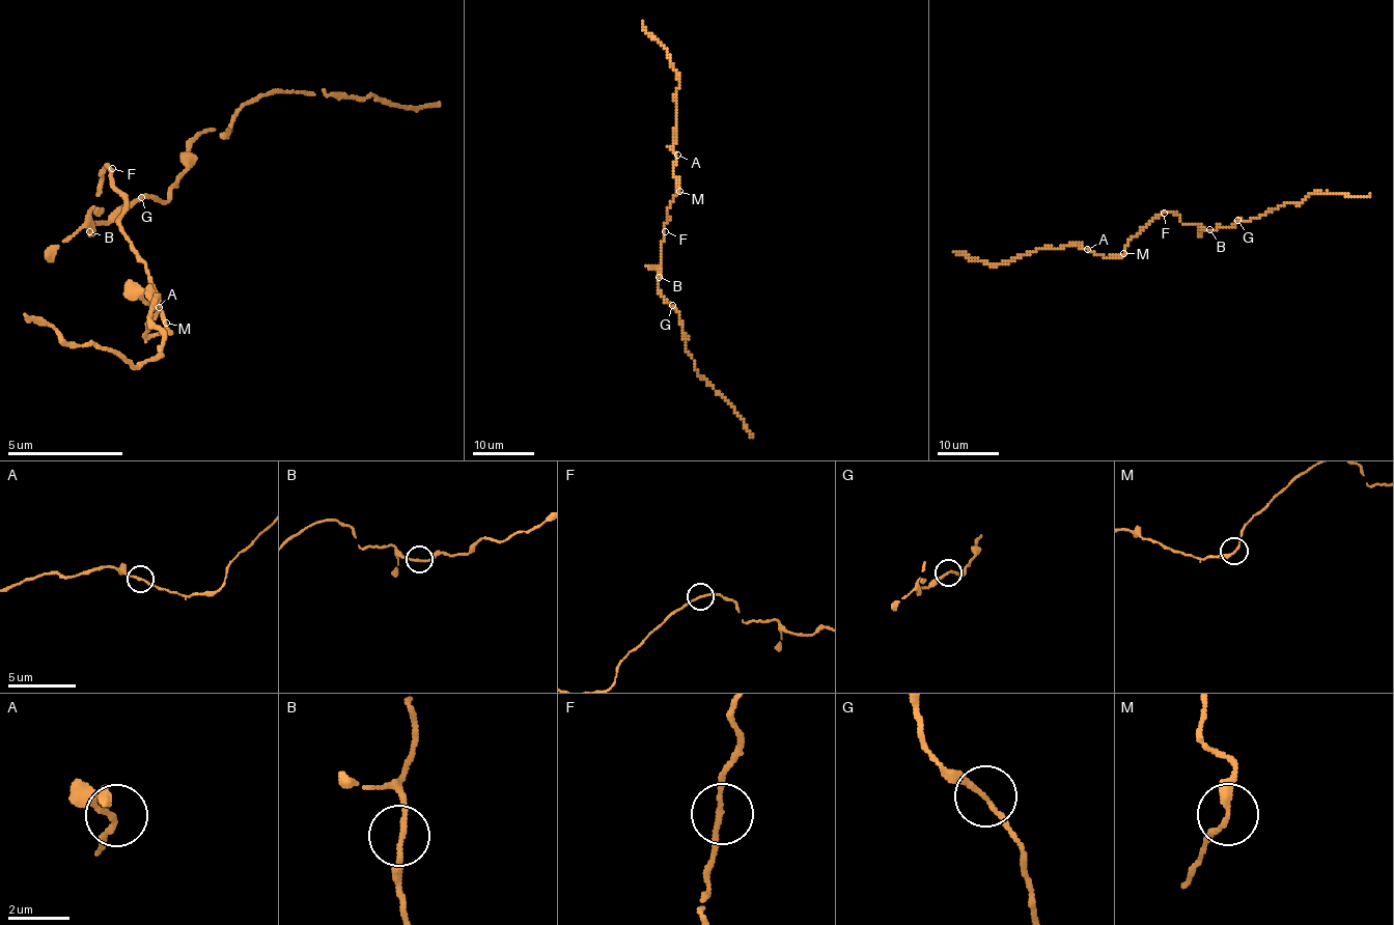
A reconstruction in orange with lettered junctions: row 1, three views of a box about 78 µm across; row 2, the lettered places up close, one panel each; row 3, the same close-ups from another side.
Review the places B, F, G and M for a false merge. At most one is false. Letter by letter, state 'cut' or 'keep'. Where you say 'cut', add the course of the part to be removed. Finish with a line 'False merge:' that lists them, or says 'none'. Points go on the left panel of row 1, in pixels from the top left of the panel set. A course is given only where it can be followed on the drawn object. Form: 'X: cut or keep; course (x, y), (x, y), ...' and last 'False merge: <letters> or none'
B: keep
F: keep
G: keep
M: keep
False merge: none

